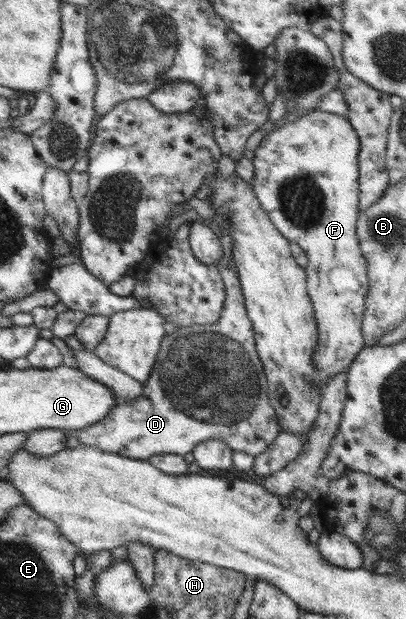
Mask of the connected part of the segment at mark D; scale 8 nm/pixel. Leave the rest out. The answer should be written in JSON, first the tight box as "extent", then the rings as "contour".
{"extent":[66,228,281,461],"contour":[[[221,228],[220,239],[223,257],[218,267],[225,280],[227,298],[218,323],[179,328],[175,333],[166,336],[157,363],[148,381],[143,384],[141,397],[132,401],[118,401],[109,417],[84,429],[66,431],[68,437],[75,437],[82,445],[142,461],[148,461],[154,455],[162,453],[193,453],[194,448],[206,439],[224,440],[234,451],[255,456],[264,453],[273,445],[281,433],[281,423],[269,396],[269,383],[264,363],[257,350],[254,324],[247,311],[241,276],[234,262],[234,240],[226,228]]]}

